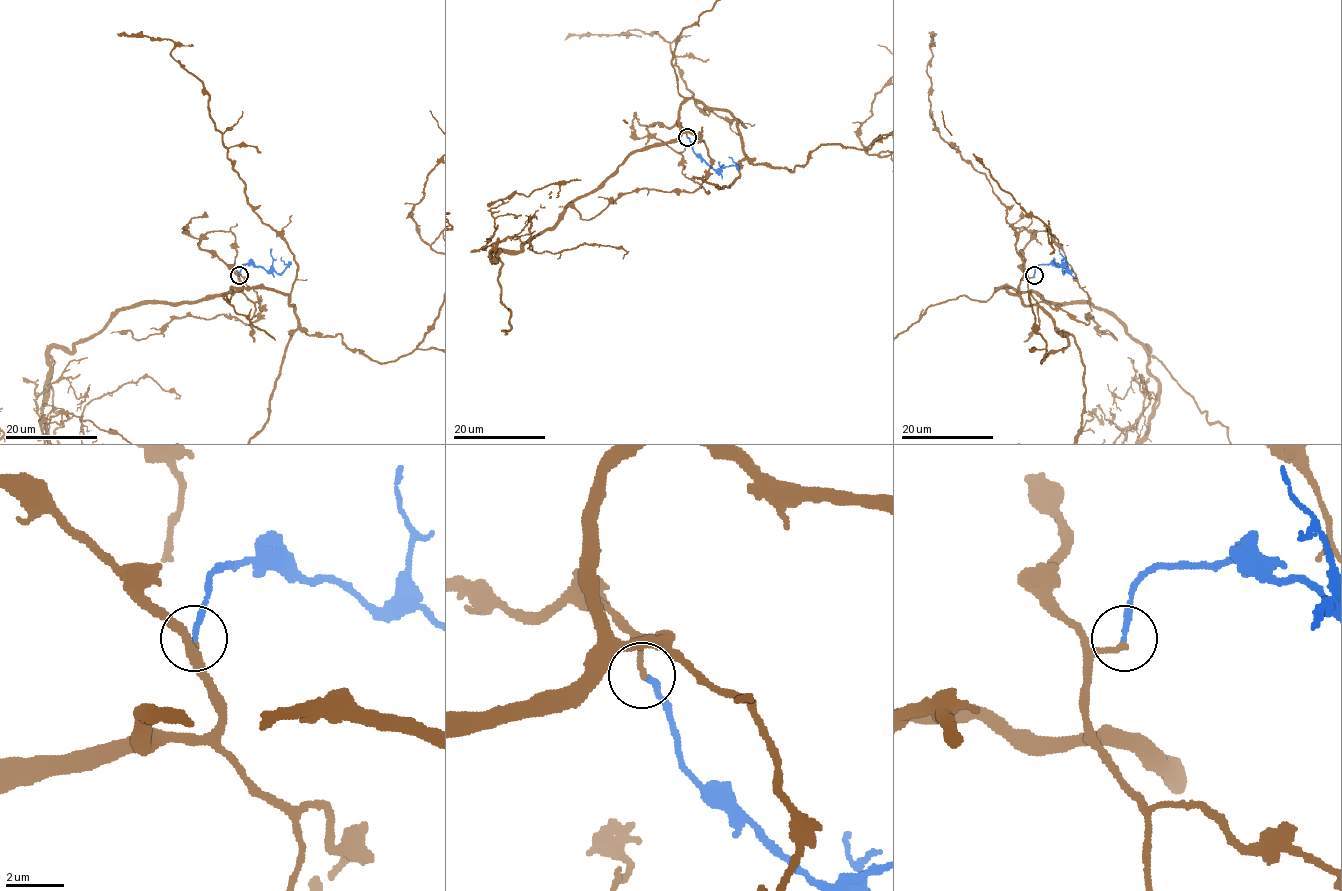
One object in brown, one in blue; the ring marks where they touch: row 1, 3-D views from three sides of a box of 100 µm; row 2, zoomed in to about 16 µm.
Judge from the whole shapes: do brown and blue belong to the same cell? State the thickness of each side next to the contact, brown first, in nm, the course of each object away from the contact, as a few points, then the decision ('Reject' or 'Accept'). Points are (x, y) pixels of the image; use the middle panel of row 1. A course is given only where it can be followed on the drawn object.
Thickness 190 nm (brown) against 200 nm. Course of blue: (686, 137), (694, 152), (715, 169), (733, 166), (735, 162), (729, 157). Accept

